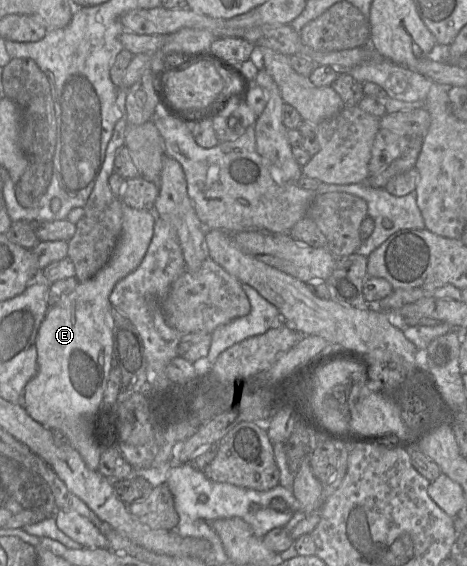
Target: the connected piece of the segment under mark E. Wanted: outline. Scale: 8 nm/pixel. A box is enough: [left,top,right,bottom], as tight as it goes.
[22,203,155,470]

